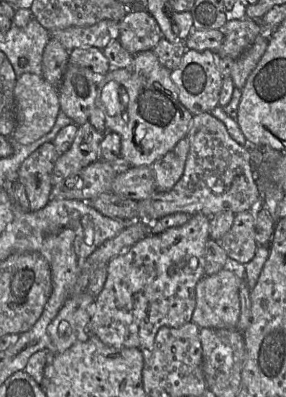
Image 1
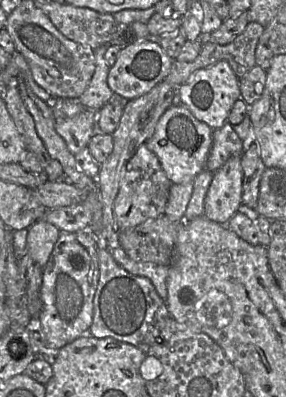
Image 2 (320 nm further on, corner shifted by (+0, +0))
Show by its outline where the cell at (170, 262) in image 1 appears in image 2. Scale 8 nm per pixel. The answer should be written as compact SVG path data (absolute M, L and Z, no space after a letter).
M241 155L232 156L213 174L204 200L203 215L211 221L226 225L243 207L242 180Z

